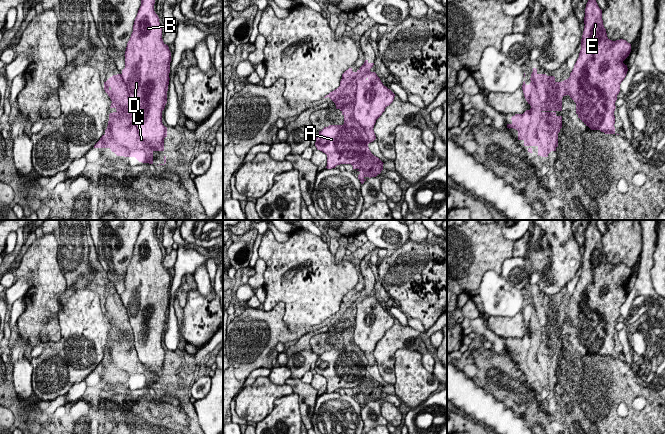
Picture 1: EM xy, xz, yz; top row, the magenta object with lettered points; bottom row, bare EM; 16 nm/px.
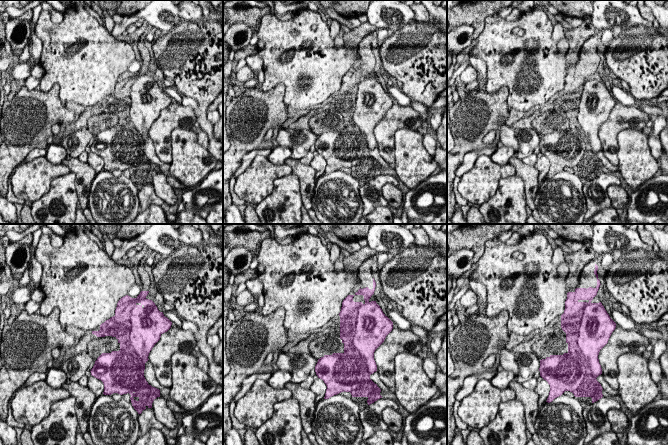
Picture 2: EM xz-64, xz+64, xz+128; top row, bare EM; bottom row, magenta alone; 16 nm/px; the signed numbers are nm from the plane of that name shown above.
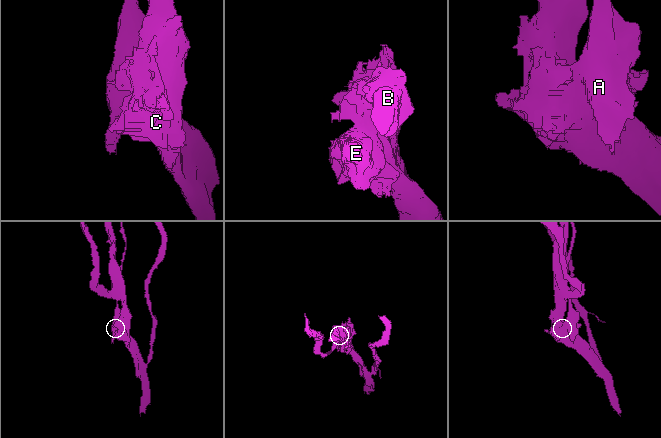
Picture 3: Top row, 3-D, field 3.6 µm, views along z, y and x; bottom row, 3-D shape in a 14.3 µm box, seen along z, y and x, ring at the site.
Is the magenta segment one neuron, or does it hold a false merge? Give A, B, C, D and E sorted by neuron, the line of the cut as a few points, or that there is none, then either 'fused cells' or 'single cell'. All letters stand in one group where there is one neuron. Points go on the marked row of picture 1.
groups A E / B C D; cut xz (339, 86), (344, 93), (344, 110), (365, 132), (368, 143); fused cells

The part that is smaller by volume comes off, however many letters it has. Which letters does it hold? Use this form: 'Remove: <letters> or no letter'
Remove: A, E

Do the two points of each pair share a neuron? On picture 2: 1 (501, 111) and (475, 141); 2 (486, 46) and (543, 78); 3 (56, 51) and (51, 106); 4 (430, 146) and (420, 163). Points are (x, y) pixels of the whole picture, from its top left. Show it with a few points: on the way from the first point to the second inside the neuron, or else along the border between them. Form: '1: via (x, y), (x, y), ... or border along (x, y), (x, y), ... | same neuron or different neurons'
1: via (493, 117), (477, 133) | same neuron
2: via (498, 62), (506, 67), (523, 66), (527, 74) | same neuron
3: border along (40, 88), (48, 91), (57, 84), (64, 105) | different neurons
4: border along (422, 135), (422, 145), (433, 157) | different neurons

